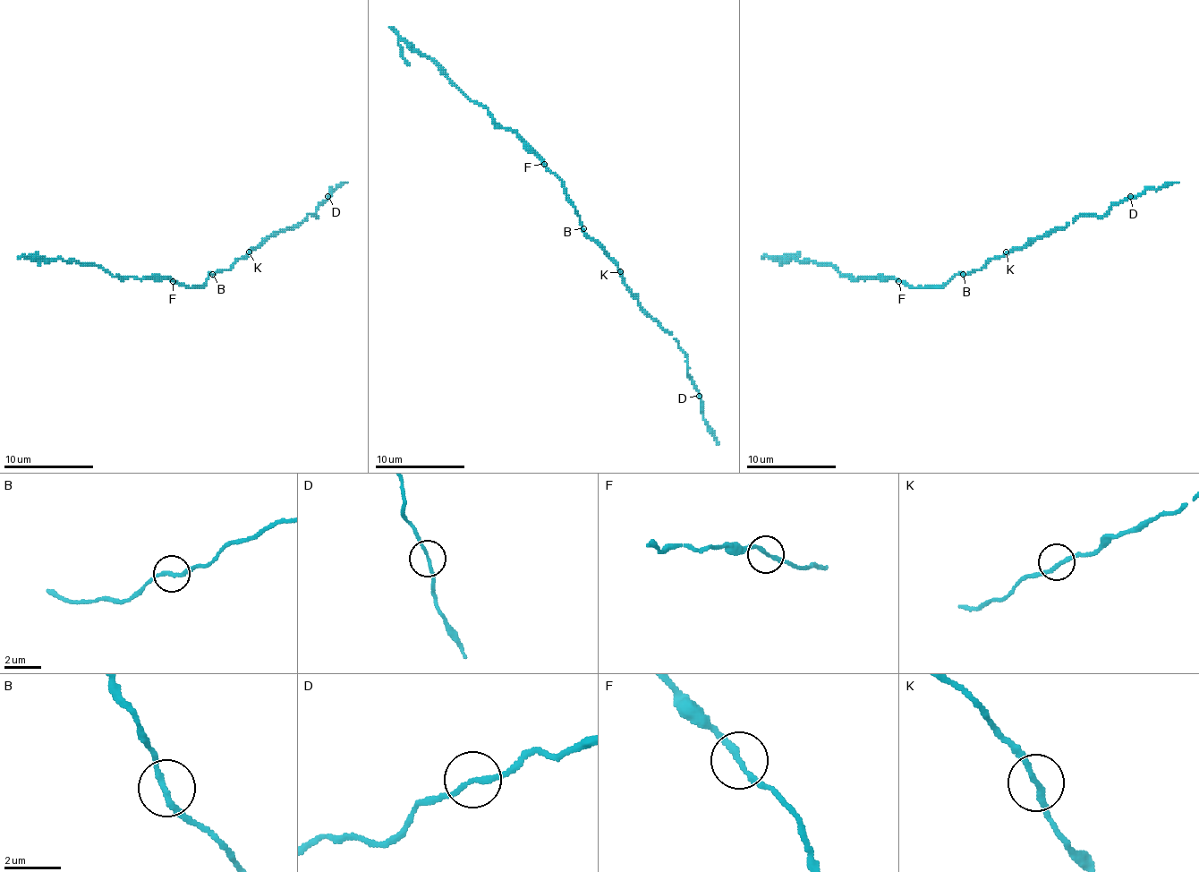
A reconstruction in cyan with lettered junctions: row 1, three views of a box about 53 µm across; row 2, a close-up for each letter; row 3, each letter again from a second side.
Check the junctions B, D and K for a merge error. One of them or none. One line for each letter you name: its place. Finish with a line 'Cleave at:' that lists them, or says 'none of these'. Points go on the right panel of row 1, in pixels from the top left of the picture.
Cleave at: none of these

